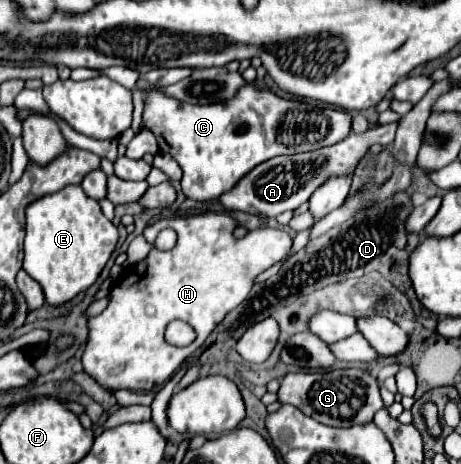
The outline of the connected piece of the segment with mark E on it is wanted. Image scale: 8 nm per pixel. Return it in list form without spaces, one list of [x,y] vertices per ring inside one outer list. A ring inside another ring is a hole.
[[[69,185],[49,197],[39,197],[25,209],[27,237],[23,269],[41,283],[45,301],[61,305],[95,283],[117,245],[117,227],[101,213],[95,199],[87,197],[81,185]]]

